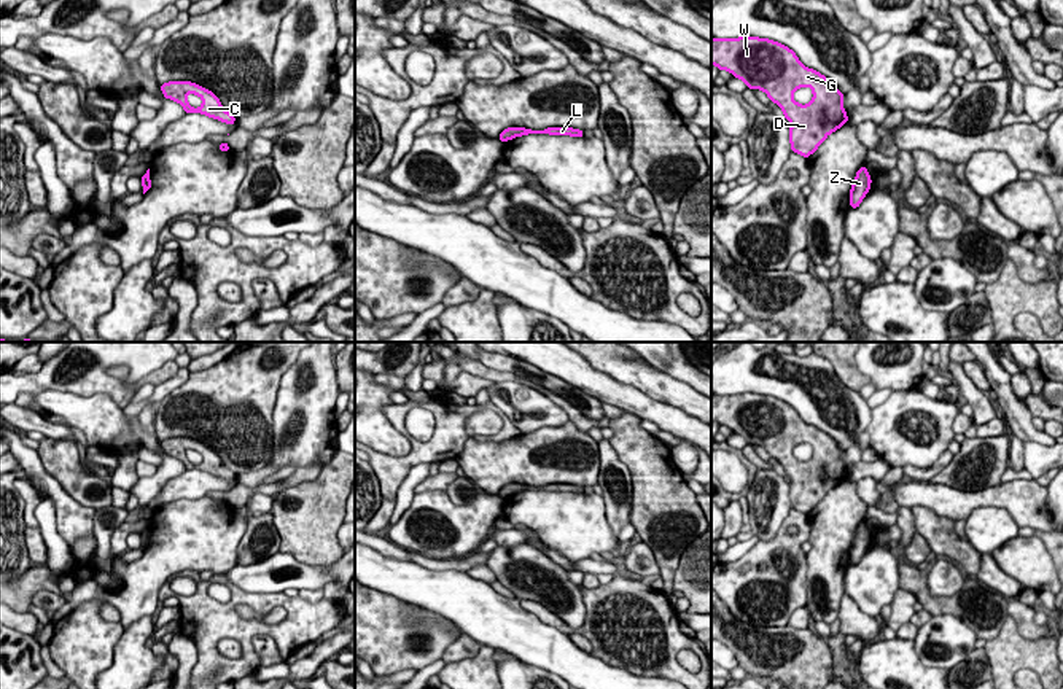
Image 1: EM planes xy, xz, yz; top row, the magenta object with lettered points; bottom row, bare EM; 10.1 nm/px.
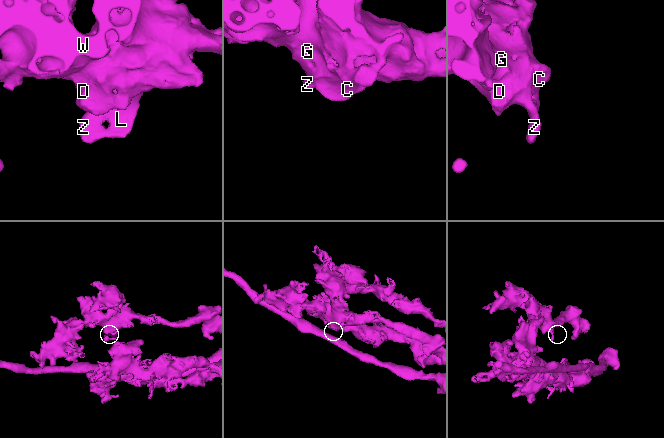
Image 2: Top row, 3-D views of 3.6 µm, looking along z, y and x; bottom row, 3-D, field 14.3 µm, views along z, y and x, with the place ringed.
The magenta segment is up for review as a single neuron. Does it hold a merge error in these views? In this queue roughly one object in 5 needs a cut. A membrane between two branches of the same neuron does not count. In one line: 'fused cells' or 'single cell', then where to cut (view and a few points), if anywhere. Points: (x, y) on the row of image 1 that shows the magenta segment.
single cell; cut none

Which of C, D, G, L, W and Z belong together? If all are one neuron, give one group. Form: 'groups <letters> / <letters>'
groups C D G L W Z

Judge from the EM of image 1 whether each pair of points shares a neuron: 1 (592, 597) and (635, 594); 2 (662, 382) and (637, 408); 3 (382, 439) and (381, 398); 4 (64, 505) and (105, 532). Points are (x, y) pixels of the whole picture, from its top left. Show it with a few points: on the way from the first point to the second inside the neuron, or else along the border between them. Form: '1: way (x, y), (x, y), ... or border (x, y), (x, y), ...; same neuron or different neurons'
1: way (603, 597), (624, 597); same neuron
2: border (615, 379), (683, 411); different neurons
3: way (377, 430), (377, 408); same neuron
4: border (96, 509), (93, 535); different neurons

